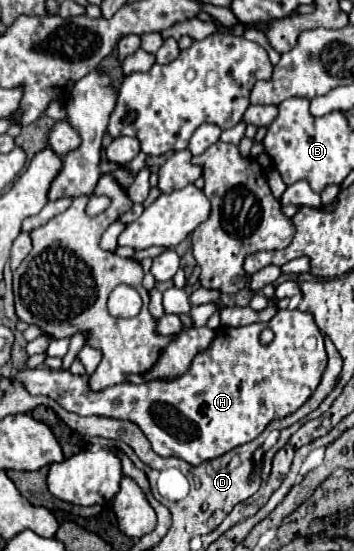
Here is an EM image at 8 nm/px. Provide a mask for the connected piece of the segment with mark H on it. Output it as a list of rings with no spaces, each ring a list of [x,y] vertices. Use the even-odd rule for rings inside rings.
[[[280,309],[276,317],[268,323],[230,327],[230,333],[228,329],[218,327],[210,347],[200,351],[192,359],[188,371],[176,379],[156,379],[156,381],[146,381],[142,385],[118,383],[102,391],[90,389],[88,375],[72,375],[70,371],[64,371],[64,369],[52,371],[52,369],[38,367],[38,369],[18,373],[16,379],[22,381],[32,395],[46,395],[66,411],[72,411],[78,415],[102,415],[102,417],[132,421],[142,429],[142,433],[152,443],[152,449],[160,457],[180,457],[190,465],[200,465],[204,461],[210,461],[228,453],[238,445],[244,445],[256,439],[270,421],[292,415],[298,407],[302,407],[318,387],[320,377],[326,369],[326,361],[328,359],[324,351],[324,337],[318,325],[314,323],[314,317],[300,309],[294,309],[294,311]],[[266,327],[270,327],[276,333],[276,337],[272,339],[272,343],[262,345],[260,333]]]

